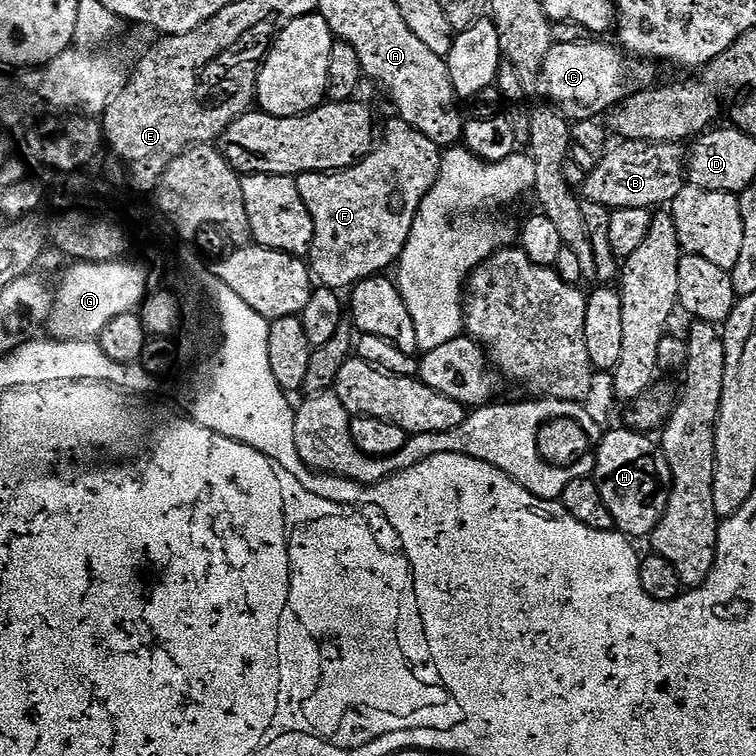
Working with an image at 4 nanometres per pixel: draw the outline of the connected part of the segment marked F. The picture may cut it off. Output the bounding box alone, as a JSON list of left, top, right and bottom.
[296,118,441,289]

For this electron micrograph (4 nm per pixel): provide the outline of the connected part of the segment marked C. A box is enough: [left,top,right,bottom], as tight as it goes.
[542,38,647,121]

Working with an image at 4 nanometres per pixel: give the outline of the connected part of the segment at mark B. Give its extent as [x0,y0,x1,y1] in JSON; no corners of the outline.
[582,140,686,210]

